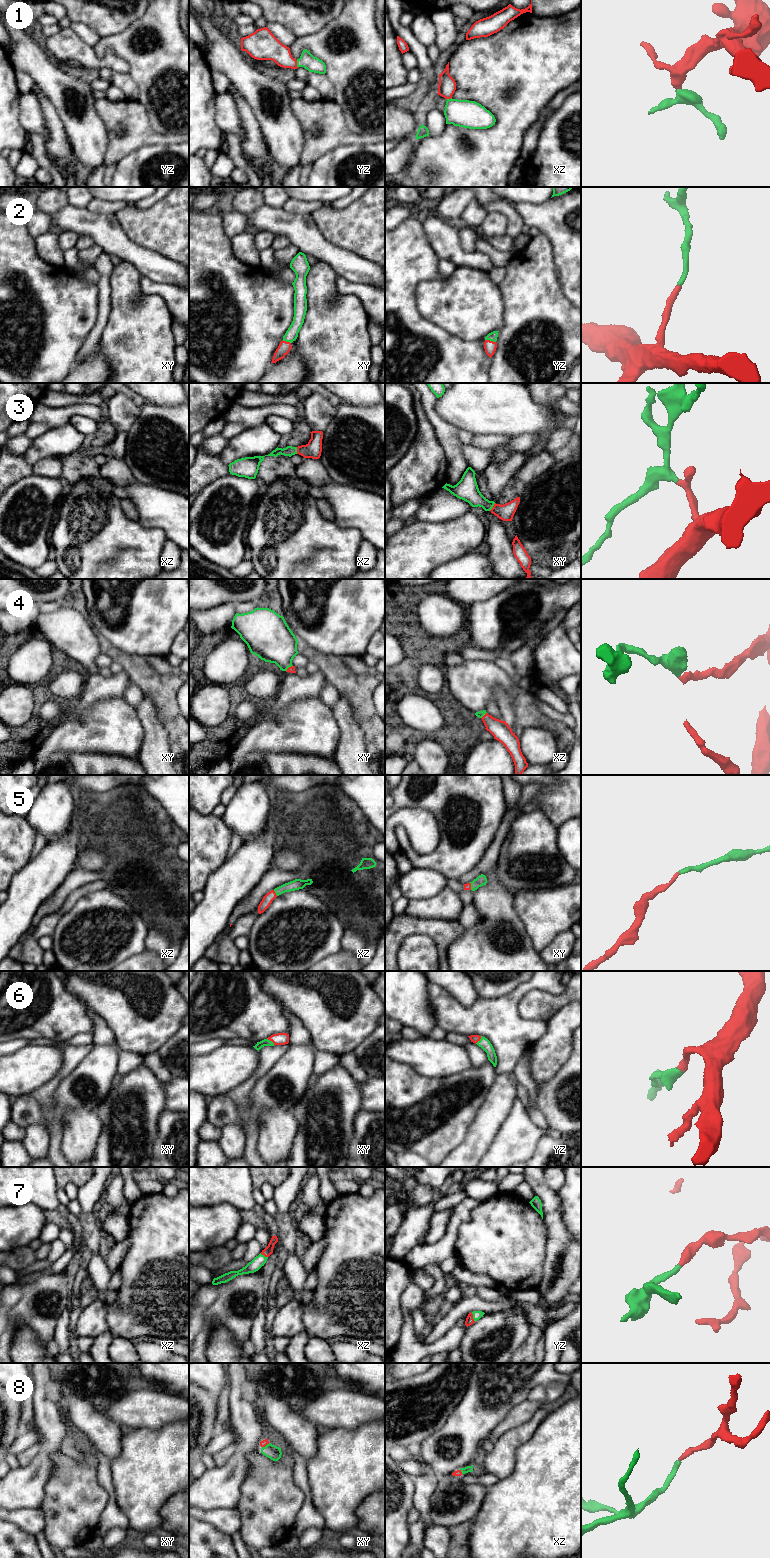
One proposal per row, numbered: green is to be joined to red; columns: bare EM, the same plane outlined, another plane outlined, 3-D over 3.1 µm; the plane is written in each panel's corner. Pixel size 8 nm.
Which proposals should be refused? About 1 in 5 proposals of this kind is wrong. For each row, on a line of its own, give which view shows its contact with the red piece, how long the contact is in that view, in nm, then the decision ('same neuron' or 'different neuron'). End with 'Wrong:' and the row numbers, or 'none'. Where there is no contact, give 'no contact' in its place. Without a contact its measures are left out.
1: meets red in yz; contact 60 nm long; same neuron
2: meets red in yz; contact 90 nm long; same neuron
3: meets red in xy; contact 80 nm long; same neuron
4: meets red in xy; contact 80 nm long; same neuron
5: meets red in xz; contact 60 nm long; same neuron
6: meets red in yz; contact 80 nm long; same neuron
7: meets red in yz; contact 90 nm long; same neuron
8: meets red in xy; contact 70 nm long; same neuron
Wrong: none

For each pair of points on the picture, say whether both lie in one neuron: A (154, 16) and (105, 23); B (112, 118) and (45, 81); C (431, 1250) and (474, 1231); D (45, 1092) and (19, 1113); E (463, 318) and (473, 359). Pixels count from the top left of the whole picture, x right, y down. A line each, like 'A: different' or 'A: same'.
A: different
B: different
C: different
D: different
E: different

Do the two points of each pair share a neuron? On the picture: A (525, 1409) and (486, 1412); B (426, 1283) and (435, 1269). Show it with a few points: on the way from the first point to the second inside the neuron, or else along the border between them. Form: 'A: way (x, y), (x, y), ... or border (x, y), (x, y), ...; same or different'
A: border (526, 1399), (516, 1404), (494, 1428); different
B: border (421, 1268), (434, 1279), (434, 1283), (425, 1291); different

